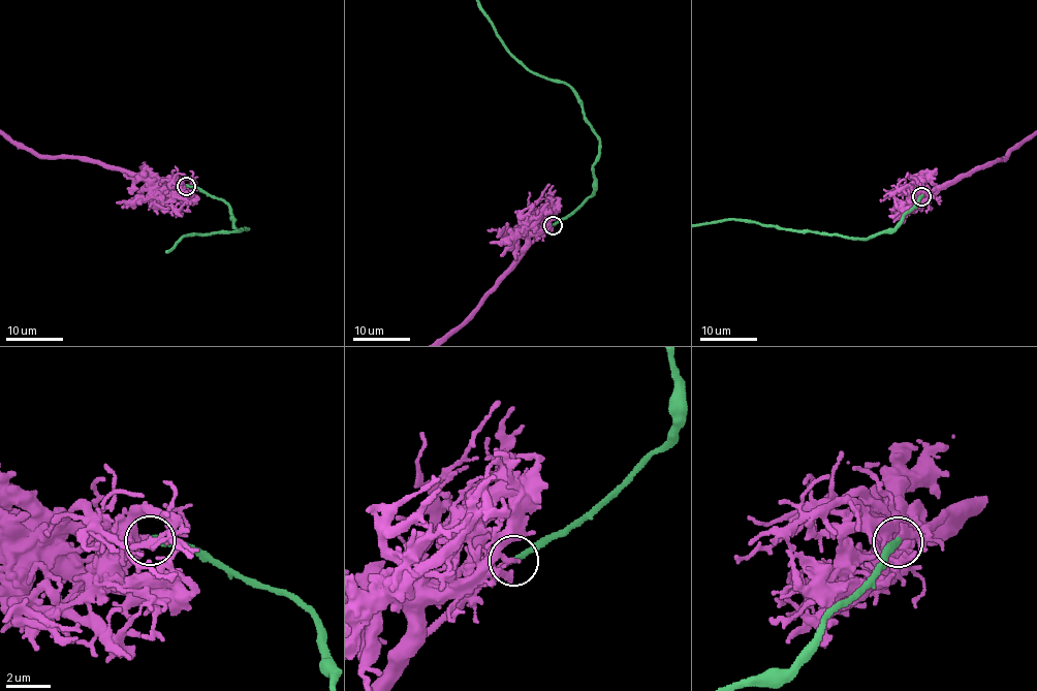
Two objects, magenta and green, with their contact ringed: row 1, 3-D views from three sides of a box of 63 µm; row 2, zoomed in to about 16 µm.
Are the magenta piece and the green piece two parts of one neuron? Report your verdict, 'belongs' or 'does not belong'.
belongs

